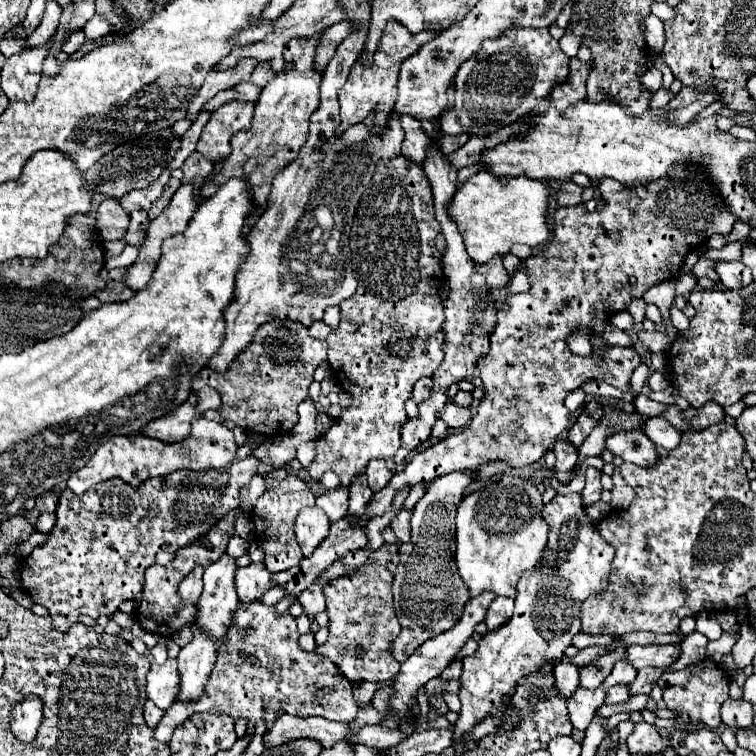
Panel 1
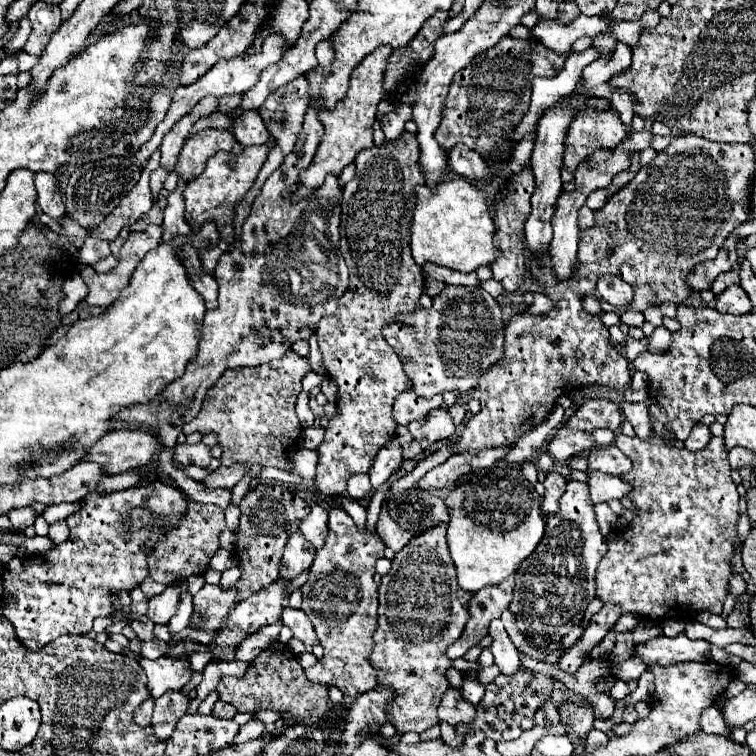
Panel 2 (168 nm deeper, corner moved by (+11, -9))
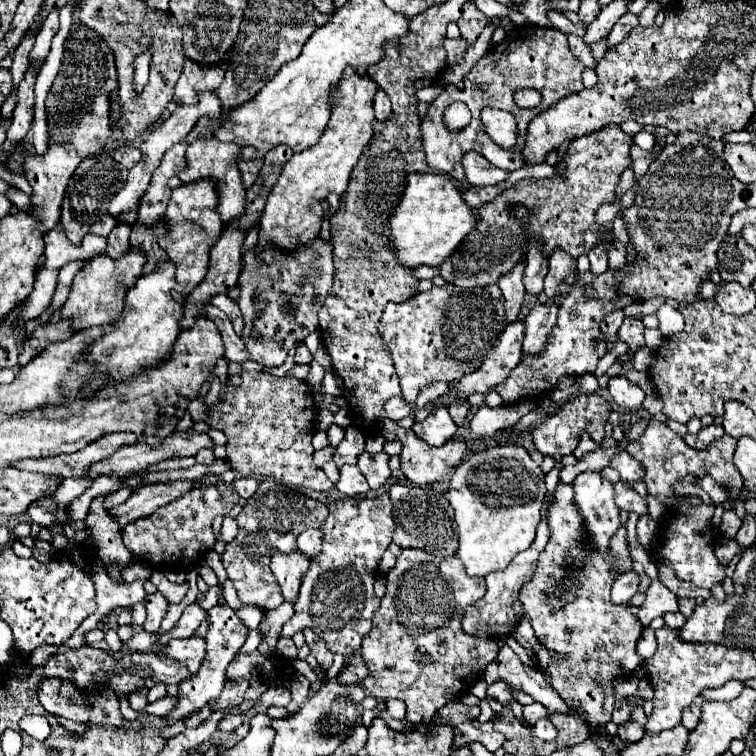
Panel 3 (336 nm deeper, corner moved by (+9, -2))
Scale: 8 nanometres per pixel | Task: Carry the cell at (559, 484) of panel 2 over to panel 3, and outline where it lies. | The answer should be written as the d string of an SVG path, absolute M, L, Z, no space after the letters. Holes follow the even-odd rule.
M558 482L554 500L546 512L550 540L540 554L532 582L520 590L520 602L524 604L524 616L532 620L538 642L566 658L562 662L554 660L548 666L554 690L568 706L584 710L586 722L594 732L606 734L600 730L600 726L610 722L610 712L614 706L612 680L634 672L636 666L642 664L642 658L636 654L636 642L642 634L642 624L624 604L616 606L610 602L614 576L610 574L608 554L586 552L586 528L582 526L582 516L572 506L572 498L572 486ZM564 566L574 566L578 572L578 582L574 584L576 600L566 604L562 610L554 610L546 604L546 598L550 594L562 596L562 584L568 584Z

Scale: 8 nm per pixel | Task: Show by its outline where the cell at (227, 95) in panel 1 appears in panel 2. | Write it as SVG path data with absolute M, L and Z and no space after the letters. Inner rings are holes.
M248 111L244 115L238 115L234 119L234 123L232 123L232 129L234 129L236 141L242 147L262 145L262 143L268 143L270 141L270 133L264 127L262 117L258 113L252 113L252 111Z

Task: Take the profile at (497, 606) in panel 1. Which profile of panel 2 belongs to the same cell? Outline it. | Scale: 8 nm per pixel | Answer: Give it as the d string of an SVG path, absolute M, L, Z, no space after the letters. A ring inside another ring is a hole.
M494 619L490 623L490 631L488 633L494 639L490 651L494 655L494 663L500 669L500 673L504 673L504 675L516 673L520 669L520 653L516 651L514 643L508 639L502 621L500 619Z

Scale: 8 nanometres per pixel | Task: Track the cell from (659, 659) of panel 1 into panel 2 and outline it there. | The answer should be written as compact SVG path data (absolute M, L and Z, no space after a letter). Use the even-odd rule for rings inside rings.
M680 633L678 637L656 637L646 643L640 643L636 645L636 655L644 659L646 665L704 661L710 657L710 643L702 639L692 641L686 637L686 633Z

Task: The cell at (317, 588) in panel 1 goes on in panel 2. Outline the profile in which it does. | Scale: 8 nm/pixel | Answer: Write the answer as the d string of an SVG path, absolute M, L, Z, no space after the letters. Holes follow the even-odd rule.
M286 607L282 611L282 621L284 621L284 625L288 625L294 631L294 637L300 639L304 645L308 645L308 647L318 645L318 637L312 629L312 623L308 621L308 615L304 615L304 611Z

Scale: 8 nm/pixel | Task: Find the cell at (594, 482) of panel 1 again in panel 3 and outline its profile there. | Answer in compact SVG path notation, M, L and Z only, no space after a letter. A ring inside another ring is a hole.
M622 450L622 454L618 454L618 458L614 458L614 460L610 462L610 466L612 466L614 470L618 470L620 480L622 480L624 484L628 484L630 488L634 486L634 482L638 482L638 480L644 478L642 464L640 464L638 460L630 458L630 454L626 454L626 450Z

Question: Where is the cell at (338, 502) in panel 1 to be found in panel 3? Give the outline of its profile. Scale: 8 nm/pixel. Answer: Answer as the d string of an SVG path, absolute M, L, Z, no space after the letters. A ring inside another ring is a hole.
M308 528L298 536L298 550L302 550L308 558L314 558L322 550L322 532L318 528Z

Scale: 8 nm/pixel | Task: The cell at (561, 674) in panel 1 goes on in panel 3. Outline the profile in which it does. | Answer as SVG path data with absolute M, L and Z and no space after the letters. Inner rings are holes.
M534 702L534 704L530 704L530 706L524 706L524 718L526 718L526 722L530 722L530 724L536 724L540 718L544 718L548 712L546 712L546 708L542 706L542 704L538 704L538 702Z

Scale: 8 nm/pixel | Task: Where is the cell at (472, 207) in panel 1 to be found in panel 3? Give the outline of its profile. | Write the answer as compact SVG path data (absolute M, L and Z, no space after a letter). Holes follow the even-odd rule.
M410 174L402 200L390 216L388 238L398 250L398 258L404 266L440 266L446 258L450 258L450 254L456 252L478 222L480 216L476 216L472 206L464 202L462 190L456 188L450 178L442 174Z

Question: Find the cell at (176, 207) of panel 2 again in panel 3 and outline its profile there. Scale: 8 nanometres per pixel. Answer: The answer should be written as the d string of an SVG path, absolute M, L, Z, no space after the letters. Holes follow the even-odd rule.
M214 294L214 296L210 298L210 304L218 306L218 308L230 318L230 322L234 324L234 330L236 330L238 336L240 336L240 334L242 334L244 320L242 320L242 314L240 314L240 310L238 310L238 304L236 304L228 294Z

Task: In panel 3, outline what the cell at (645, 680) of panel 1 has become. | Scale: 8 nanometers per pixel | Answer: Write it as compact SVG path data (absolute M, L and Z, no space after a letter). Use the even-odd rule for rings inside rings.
M630 718L628 722L624 722L624 724L618 726L618 736L620 738L626 738L630 742L636 742L636 740L640 740L644 736L644 728L638 726L638 722Z

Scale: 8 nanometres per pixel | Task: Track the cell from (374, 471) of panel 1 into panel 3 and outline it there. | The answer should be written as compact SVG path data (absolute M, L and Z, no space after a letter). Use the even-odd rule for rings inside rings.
M346 464L340 468L340 482L336 484L336 488L346 496L366 494L370 490L364 474L358 470L356 464Z

